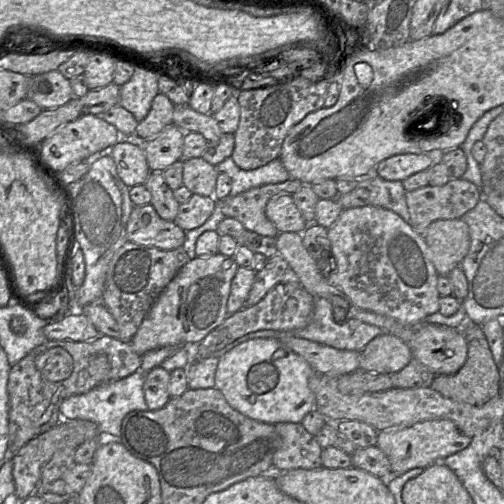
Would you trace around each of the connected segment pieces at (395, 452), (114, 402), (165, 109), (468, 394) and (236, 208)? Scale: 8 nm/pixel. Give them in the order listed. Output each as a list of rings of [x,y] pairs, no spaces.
[[[440,419],[380,431],[377,434],[376,447],[389,460],[392,475],[400,475],[413,468],[425,469],[433,463],[465,449],[471,440],[472,438],[464,435],[452,421]]]
[[[164,346],[158,349],[147,351],[142,356],[141,367],[122,379],[100,384],[86,393],[73,395],[65,400],[59,406],[59,412],[63,419],[81,419],[96,423],[99,434],[99,443],[107,440],[108,436],[119,437],[121,435],[121,424],[126,414],[131,411],[145,411],[148,406],[145,402],[143,385],[145,374],[152,368],[161,365],[161,363],[173,355],[181,346]]]
[[[160,92],[152,101],[148,115],[138,123],[136,136],[141,140],[149,140],[163,129],[173,124],[174,104]]]
[[[468,323],[463,334],[468,347],[464,365],[453,375],[437,375],[430,387],[451,400],[481,406],[500,393],[501,375],[494,362],[482,326]]]
[[[288,179],[277,184],[266,184],[249,189],[237,196],[228,195],[217,201],[225,217],[238,220],[248,231],[261,236],[277,237],[279,234],[267,218],[265,208],[268,201],[280,194],[294,194],[302,185],[299,180]]]

